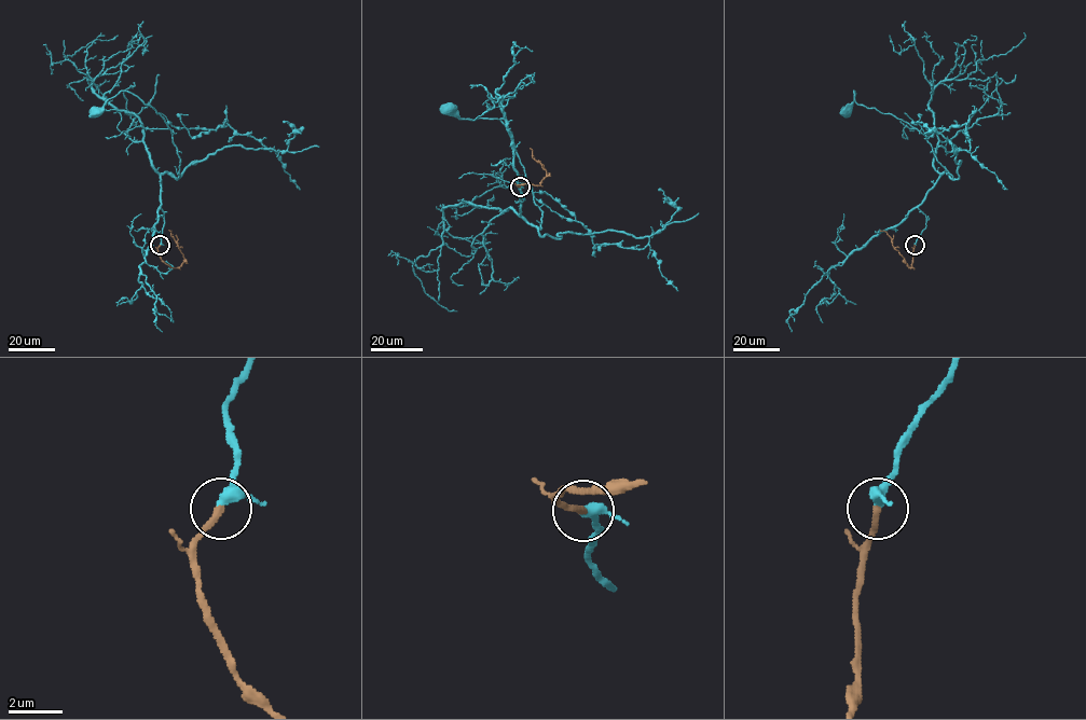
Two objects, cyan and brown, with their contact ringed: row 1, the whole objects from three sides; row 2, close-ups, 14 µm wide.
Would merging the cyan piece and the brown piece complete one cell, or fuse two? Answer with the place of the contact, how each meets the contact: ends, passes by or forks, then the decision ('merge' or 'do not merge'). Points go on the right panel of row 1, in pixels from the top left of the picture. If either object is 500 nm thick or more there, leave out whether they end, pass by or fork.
(915, 245) | cyan passes by | brown ends | merge

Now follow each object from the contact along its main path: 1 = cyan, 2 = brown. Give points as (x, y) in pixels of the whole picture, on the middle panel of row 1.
1: (520, 187), (520, 212), (539, 230), (542, 212), (511, 133), (498, 119), (461, 119), (448, 106)
2: (520, 187), (539, 185), (548, 176), (532, 156), (530, 148)

